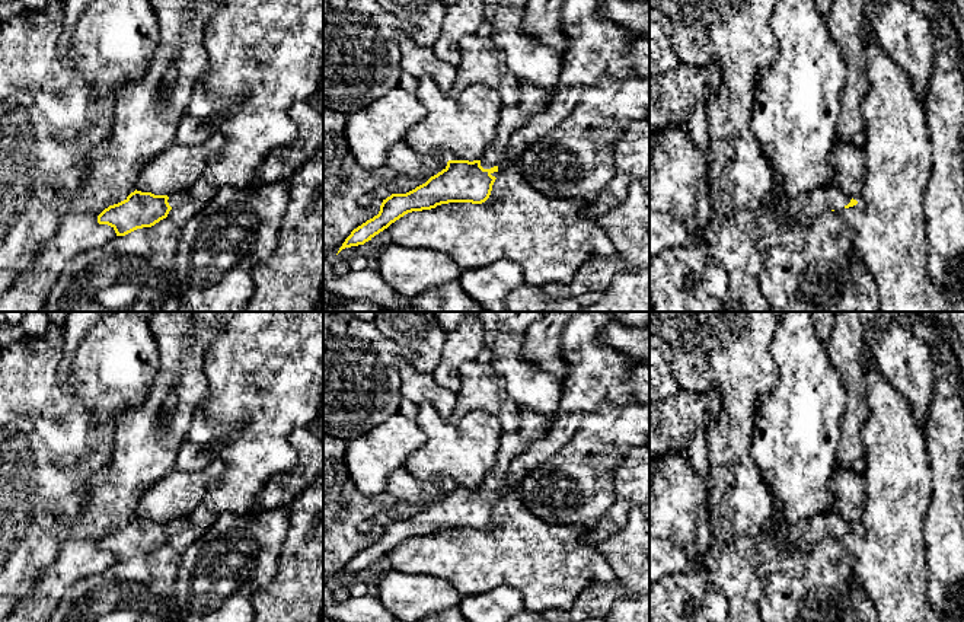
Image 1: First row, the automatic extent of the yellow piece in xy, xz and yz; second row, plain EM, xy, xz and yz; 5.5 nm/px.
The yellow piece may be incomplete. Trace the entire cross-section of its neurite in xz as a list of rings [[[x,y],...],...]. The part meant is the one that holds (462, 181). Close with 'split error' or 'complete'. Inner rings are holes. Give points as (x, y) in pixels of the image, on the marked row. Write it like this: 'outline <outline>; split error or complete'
outline [[[520,80],[520,92],[523,96],[520,103],[502,106],[495,140],[481,160],[449,160],[447,166],[425,184],[406,194],[392,194],[383,200],[377,216],[351,232],[338,253],[345,248],[364,245],[408,213],[449,202],[485,202],[501,173],[498,166],[507,156],[511,135],[549,102],[543,89],[526,80]]]; split error

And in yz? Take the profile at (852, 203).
outline [[[834,185],[802,194],[786,202],[786,217],[791,223],[811,224],[815,219],[856,205],[858,201],[845,195]]]; split error

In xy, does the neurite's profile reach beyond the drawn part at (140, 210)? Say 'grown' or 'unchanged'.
grown

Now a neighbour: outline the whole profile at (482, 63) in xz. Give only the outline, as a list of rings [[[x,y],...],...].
[[[470,34],[460,39],[459,48],[462,58],[456,66],[453,93],[460,95],[470,86],[483,84],[499,96],[502,106],[517,105],[523,101],[520,80],[511,74],[505,54],[491,38]]]

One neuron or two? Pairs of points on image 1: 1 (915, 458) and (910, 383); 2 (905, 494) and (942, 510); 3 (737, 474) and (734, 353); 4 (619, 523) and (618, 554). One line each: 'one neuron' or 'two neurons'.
1: two neurons
2: two neurons
3: one neuron
4: two neurons

